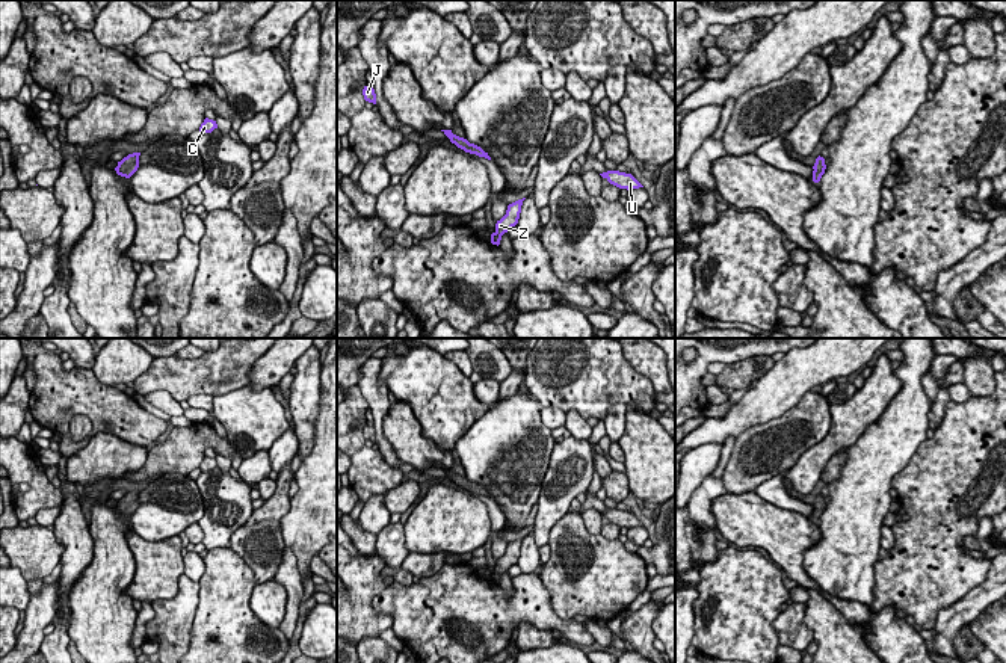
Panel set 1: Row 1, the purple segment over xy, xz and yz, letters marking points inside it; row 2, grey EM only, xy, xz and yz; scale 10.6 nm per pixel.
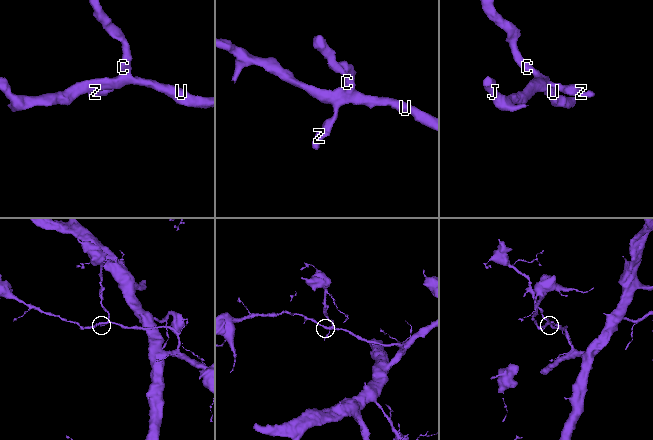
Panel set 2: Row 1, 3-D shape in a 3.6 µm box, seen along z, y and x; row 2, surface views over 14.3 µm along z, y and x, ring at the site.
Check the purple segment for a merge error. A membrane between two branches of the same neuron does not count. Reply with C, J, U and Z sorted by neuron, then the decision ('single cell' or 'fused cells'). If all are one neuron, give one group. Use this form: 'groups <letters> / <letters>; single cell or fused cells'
groups C J U Z; single cell

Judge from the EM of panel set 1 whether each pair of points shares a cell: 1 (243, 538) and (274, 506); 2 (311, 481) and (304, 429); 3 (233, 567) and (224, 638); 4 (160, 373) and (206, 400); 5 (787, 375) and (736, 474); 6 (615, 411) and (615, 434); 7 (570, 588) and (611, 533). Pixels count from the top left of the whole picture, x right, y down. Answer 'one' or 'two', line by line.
1: one
2: two
3: one
4: two
5: two
6: one
7: two

